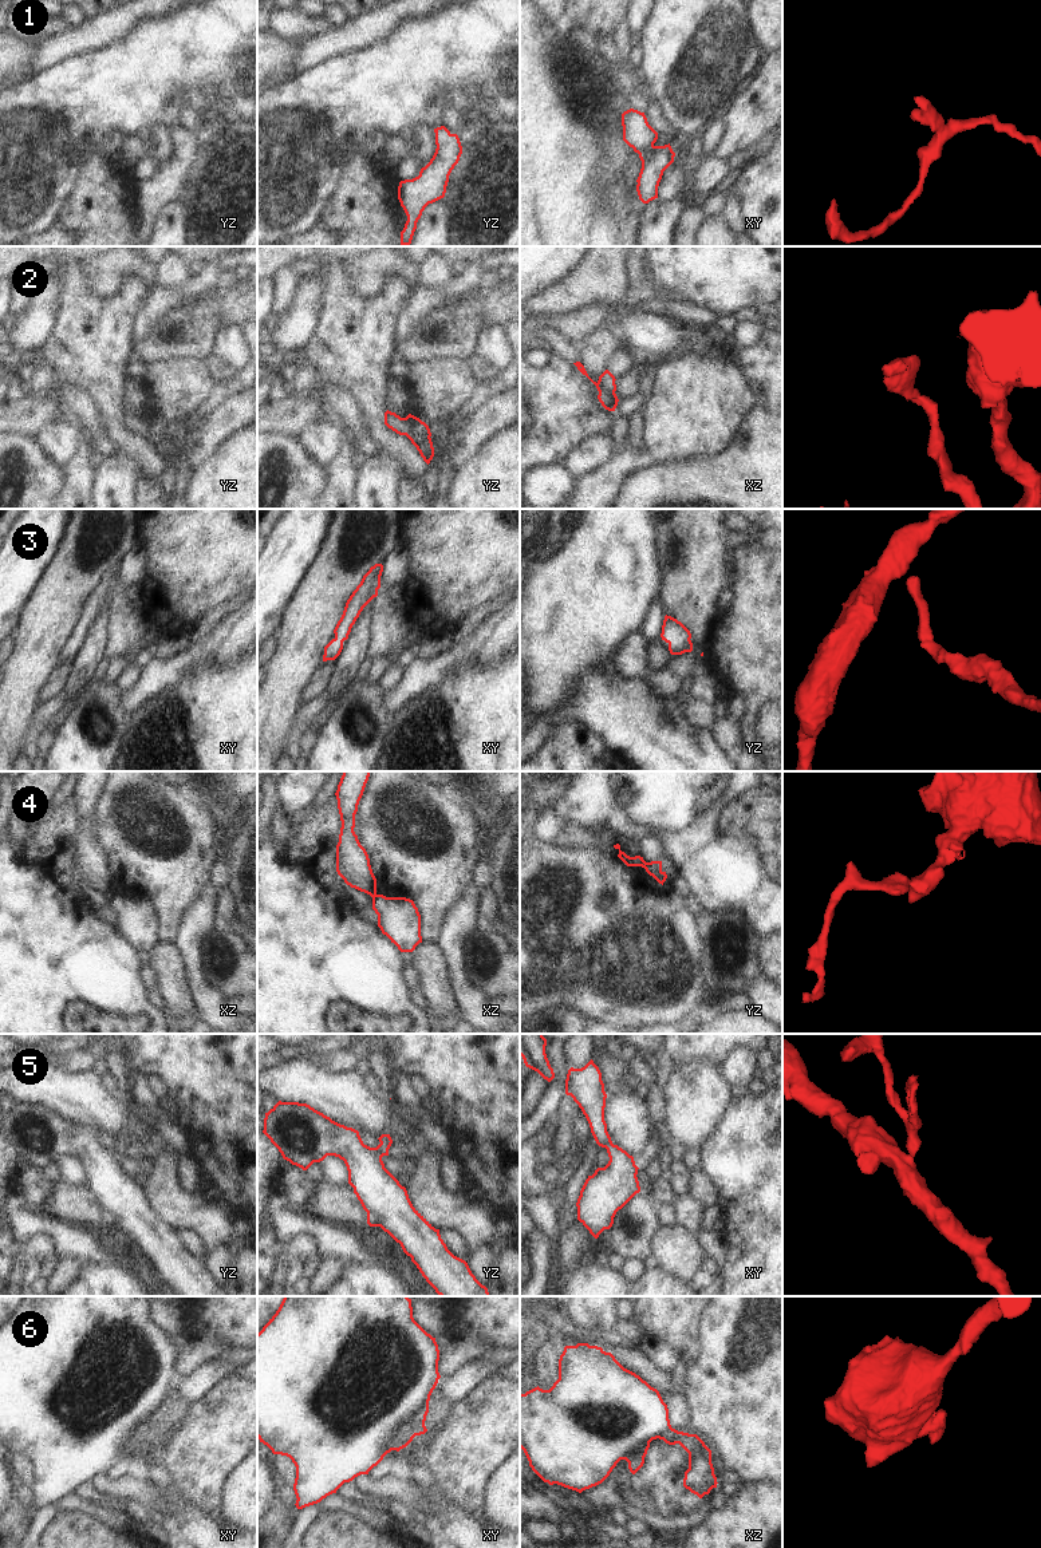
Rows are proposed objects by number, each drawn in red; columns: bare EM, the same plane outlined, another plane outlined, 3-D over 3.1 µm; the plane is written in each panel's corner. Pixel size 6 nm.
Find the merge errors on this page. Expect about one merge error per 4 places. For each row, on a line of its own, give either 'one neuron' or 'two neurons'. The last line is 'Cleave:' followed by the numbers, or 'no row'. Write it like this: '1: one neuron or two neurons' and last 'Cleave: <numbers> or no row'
1: one neuron
2: one neuron
3: one neuron
4: two neurons
5: one neuron
6: two neurons
Cleave: 4, 6

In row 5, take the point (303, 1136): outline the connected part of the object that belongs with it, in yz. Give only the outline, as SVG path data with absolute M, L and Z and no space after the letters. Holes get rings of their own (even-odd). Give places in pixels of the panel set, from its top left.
M281 1101L265 1113L263 1133L279 1149L284 1160L303 1170L327 1156L343 1160L348 1170L348 1184L367 1212L367 1224L380 1227L399 1243L439 1296L490 1296L488 1288L472 1273L468 1263L447 1249L439 1229L435 1229L413 1207L406 1188L385 1168L382 1157L389 1156L393 1144L390 1134L382 1134L378 1138L380 1144L370 1148L363 1144L358 1130L332 1121L307 1103Z

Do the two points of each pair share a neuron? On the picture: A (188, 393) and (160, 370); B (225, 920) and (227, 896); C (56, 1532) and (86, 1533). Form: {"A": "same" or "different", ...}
{"A": "same", "B": "same", "C": "same"}

